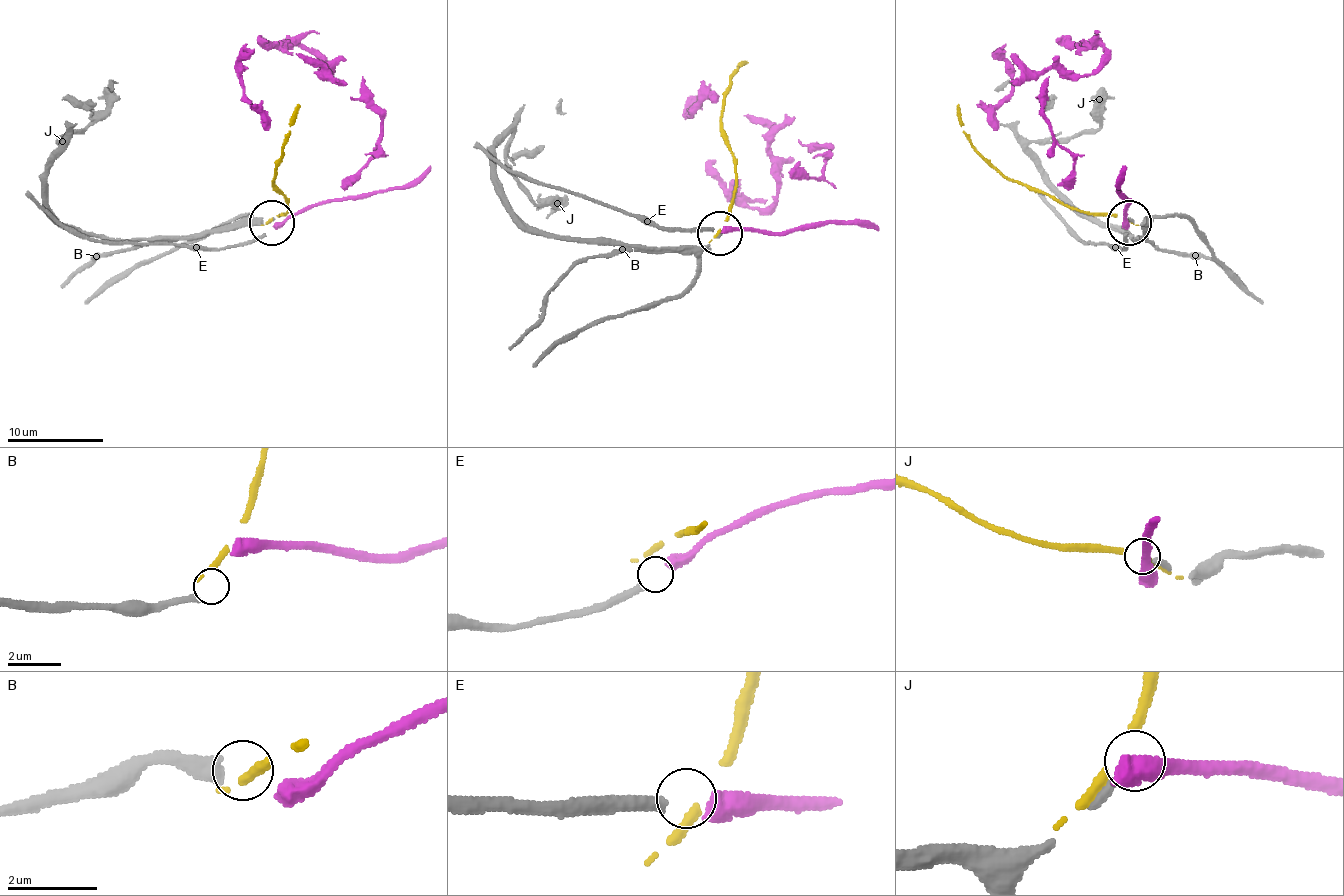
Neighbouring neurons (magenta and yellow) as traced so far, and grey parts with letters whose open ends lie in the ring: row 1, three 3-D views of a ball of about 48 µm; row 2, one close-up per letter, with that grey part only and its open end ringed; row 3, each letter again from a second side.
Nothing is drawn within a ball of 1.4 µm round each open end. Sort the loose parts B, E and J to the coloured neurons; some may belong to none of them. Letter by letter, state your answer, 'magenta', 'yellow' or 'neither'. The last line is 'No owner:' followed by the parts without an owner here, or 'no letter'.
B: neither
E: magenta
J: neither
No owner: B, J

